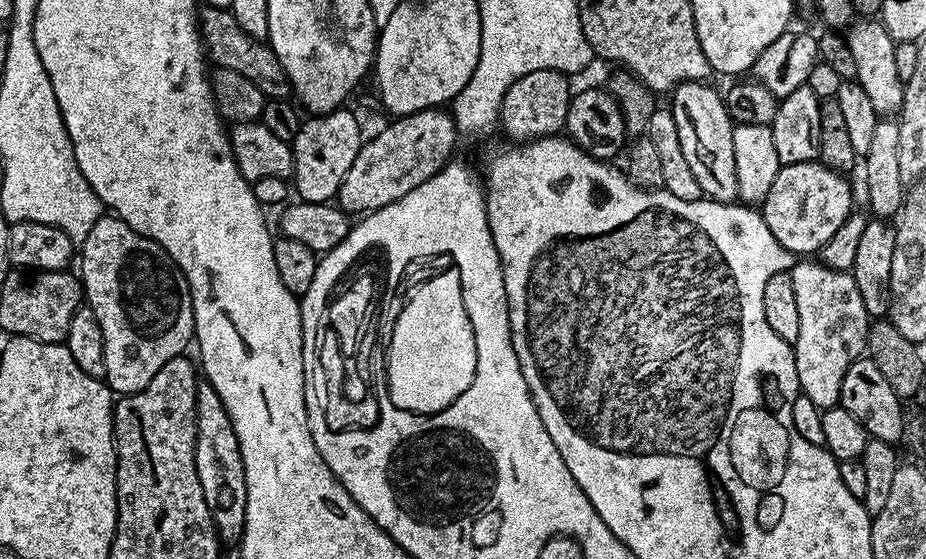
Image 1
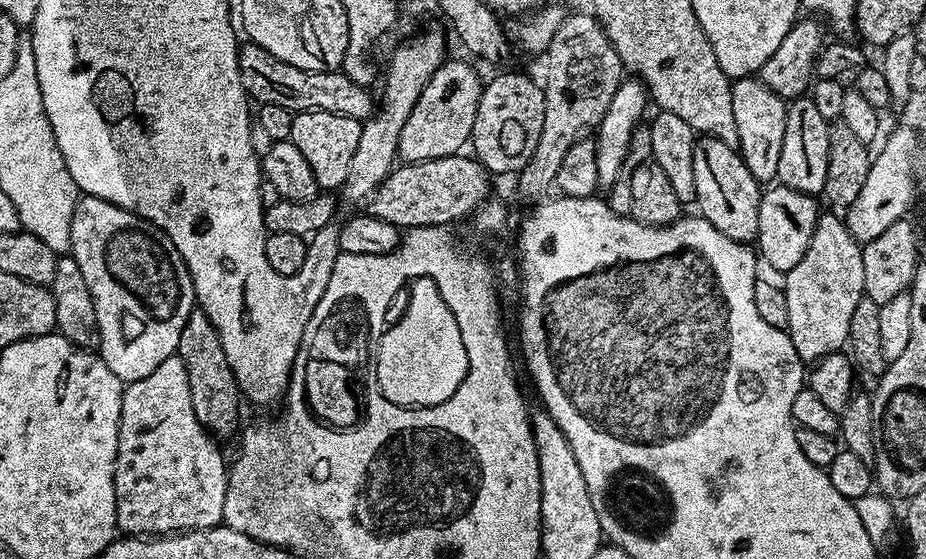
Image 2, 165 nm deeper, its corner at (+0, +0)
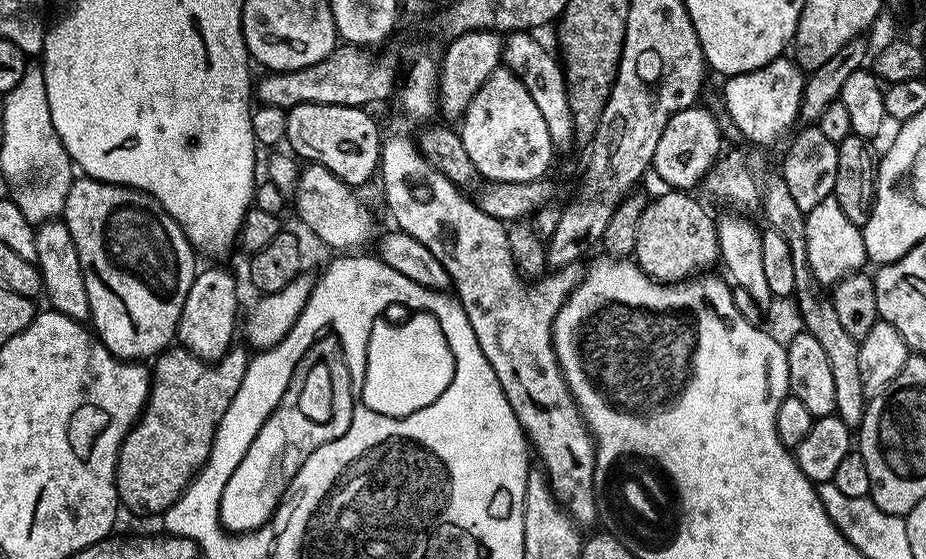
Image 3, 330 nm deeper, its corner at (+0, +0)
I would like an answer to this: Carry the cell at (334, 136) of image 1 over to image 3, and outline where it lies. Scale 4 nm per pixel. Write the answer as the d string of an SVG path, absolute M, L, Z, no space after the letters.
M299 104L287 109L286 141L293 153L308 164L321 164L342 182L359 189L368 179L377 175L380 166L382 135L371 111L337 104Z

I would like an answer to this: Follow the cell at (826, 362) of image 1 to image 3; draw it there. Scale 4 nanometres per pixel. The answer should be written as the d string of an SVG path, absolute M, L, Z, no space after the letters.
M835 196L822 198L822 202L814 206L814 210L806 213L804 221L806 222L806 258L817 284L821 286L837 284L851 272L859 272L869 263L861 225L846 218Z

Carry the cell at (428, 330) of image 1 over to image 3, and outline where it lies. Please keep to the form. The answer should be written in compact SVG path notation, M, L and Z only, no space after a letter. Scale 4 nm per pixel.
M428 312L409 315L405 324L387 324L381 318L368 335L368 353L366 354L366 370L362 394L364 405L383 416L409 416L422 406L430 406L446 386L450 386L450 378L454 378L454 354L450 354L450 346L446 346L446 334L442 334L442 326Z

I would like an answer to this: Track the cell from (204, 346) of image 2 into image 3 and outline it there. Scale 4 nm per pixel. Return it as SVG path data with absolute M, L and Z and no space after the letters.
M208 268L197 271L192 279L182 314L178 318L176 340L179 347L199 360L221 360L233 347L232 335L236 332L236 311L240 308L240 296L236 293L236 280L224 268Z

